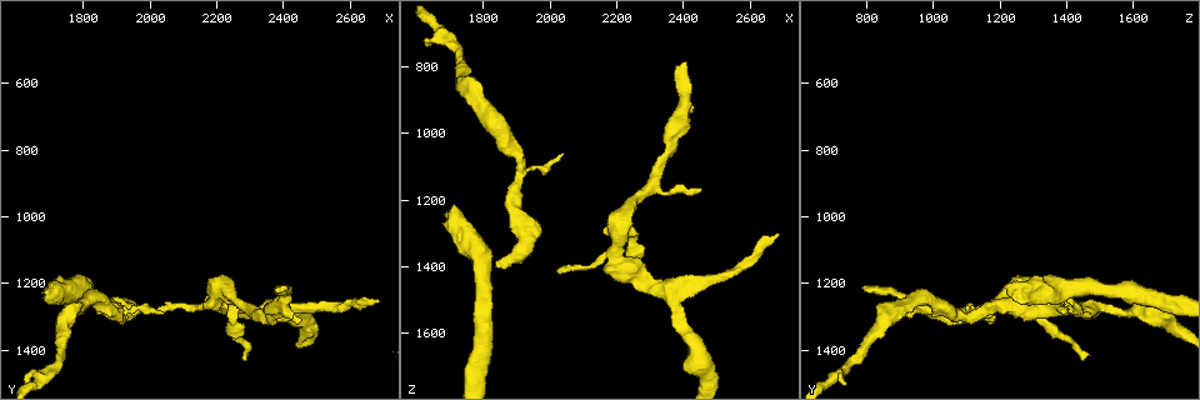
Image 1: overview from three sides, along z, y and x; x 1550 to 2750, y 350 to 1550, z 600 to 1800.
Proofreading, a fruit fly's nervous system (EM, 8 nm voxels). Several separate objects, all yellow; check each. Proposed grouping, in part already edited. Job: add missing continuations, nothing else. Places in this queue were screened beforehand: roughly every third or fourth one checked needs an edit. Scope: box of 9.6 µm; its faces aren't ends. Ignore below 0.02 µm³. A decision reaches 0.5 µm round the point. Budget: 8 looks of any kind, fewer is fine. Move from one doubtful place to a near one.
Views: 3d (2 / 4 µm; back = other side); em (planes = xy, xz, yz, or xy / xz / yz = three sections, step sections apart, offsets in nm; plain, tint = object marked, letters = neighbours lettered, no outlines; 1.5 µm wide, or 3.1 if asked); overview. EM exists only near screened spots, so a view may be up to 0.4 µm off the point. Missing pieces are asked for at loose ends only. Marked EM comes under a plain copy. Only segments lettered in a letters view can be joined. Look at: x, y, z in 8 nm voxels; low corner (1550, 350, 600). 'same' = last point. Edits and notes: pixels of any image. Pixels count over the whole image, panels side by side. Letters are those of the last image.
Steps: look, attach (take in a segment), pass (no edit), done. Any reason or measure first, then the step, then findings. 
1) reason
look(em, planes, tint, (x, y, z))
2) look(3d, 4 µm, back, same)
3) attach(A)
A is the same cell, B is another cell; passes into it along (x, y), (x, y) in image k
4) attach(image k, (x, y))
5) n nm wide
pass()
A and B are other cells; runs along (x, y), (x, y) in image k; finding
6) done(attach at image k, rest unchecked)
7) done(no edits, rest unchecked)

thin end
look(em, xy, step 8, tint, (2030, 1280, 1070))

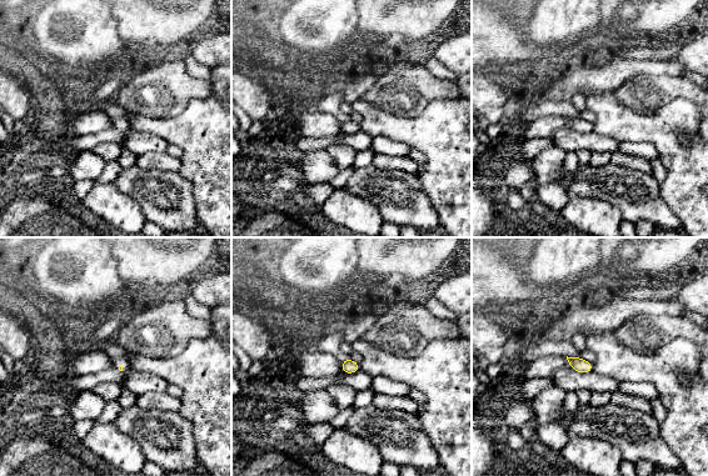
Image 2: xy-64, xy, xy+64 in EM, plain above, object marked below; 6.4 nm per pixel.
look(em, planes, letters, same)

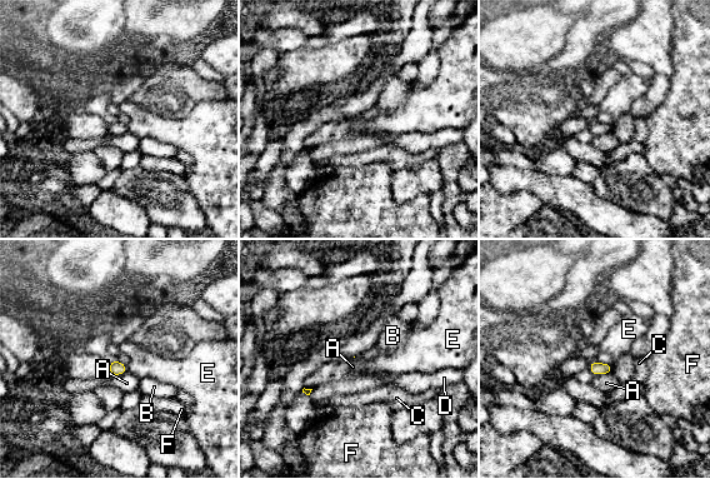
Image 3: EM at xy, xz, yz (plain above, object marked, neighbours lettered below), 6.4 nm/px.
A touches over 110 nm
pass()
A, B, C, D, E and F are other cells; none of them fits

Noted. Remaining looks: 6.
long arm stops here
look(3d, 4 µm, (2690, 1250, 1310))

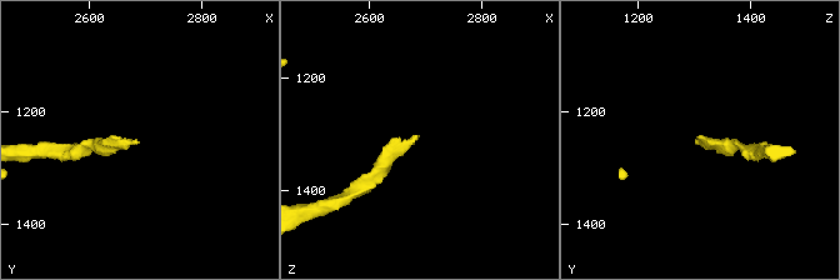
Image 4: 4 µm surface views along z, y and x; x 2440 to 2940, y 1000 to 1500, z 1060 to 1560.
look(em, xz, step 8, letters, (2685, 1255, 1300))

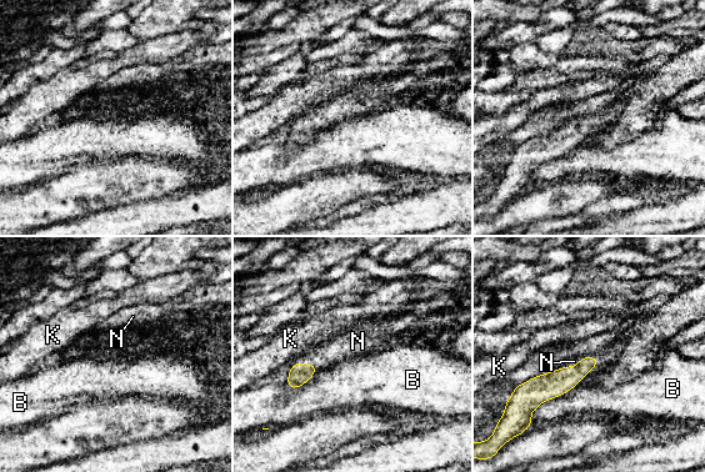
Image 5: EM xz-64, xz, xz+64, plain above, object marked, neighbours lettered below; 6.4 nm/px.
look(em, planes, letters, same)

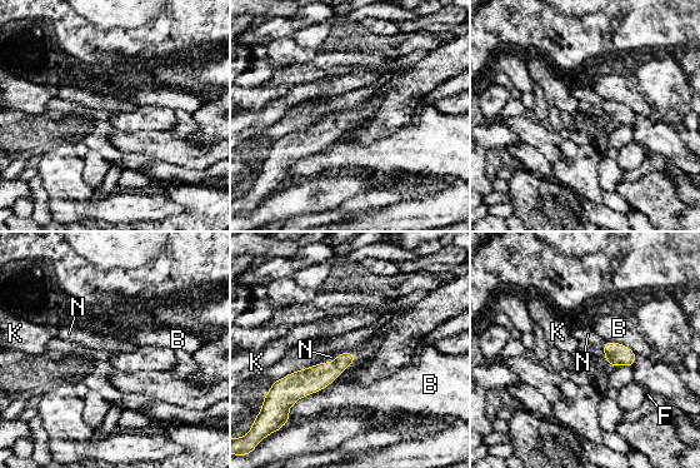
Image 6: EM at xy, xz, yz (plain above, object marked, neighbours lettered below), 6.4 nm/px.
B touches over 380 nm
attach(N)
N is the same cell, B, F and K are other cells; the neuron continues

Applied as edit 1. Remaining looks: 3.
see it whole again
look(overview)

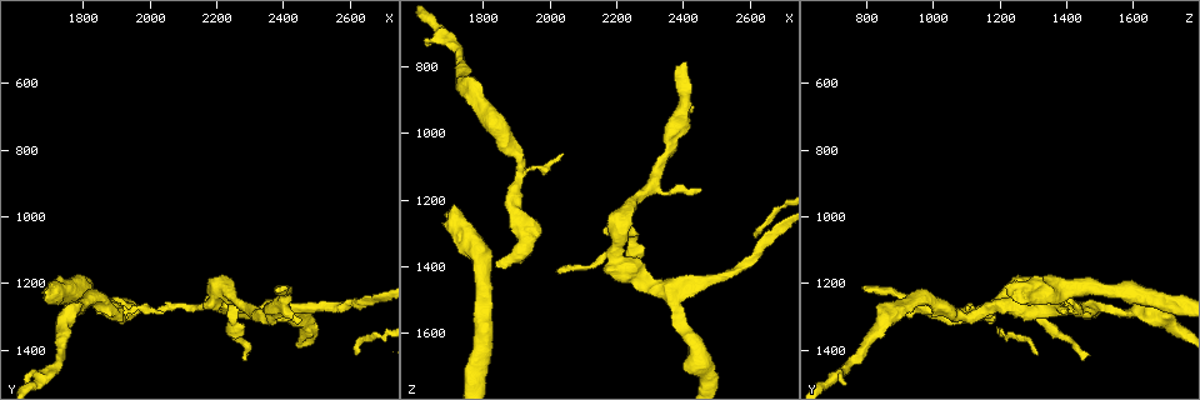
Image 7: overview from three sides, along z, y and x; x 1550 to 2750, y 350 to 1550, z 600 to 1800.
stops while still wide
look(em, xz, step 8, tint, (1710, 1210, 1210))

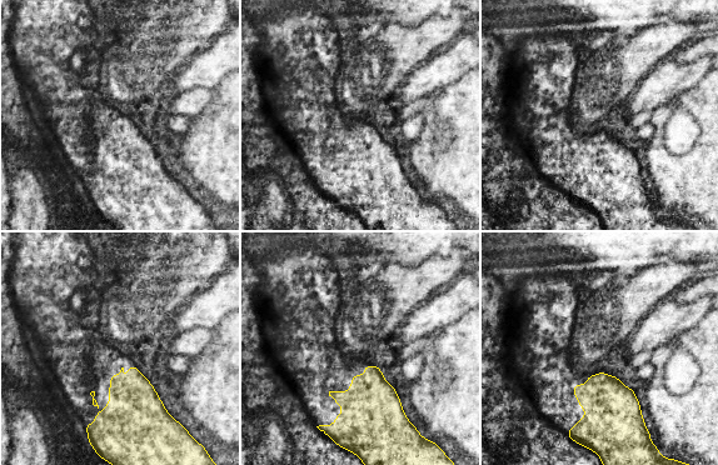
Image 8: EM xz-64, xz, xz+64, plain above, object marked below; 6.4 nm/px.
look(em, planes, letters, same)

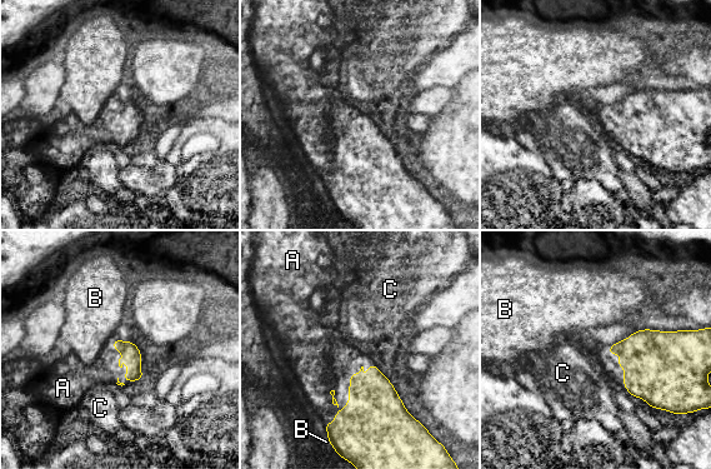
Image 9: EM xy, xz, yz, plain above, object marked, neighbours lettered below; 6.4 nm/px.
attach(A)
A is the same cell, B and C are other cells; it goes on there

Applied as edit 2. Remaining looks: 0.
done(attach at image 6, attach at image 9, rest unchecked)

